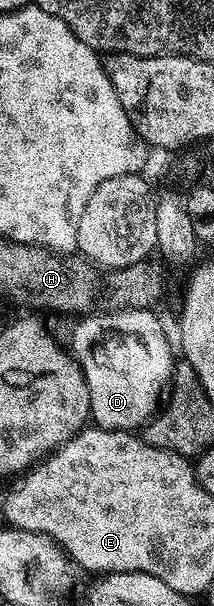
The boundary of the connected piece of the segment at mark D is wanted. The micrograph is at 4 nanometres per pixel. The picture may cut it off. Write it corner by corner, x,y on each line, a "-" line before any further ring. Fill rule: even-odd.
140,307
94,313
84,316
74,329
72,354
85,376
89,414
96,426
133,433
144,428
158,410
163,392
173,378
173,363
169,359
169,343
153,313

